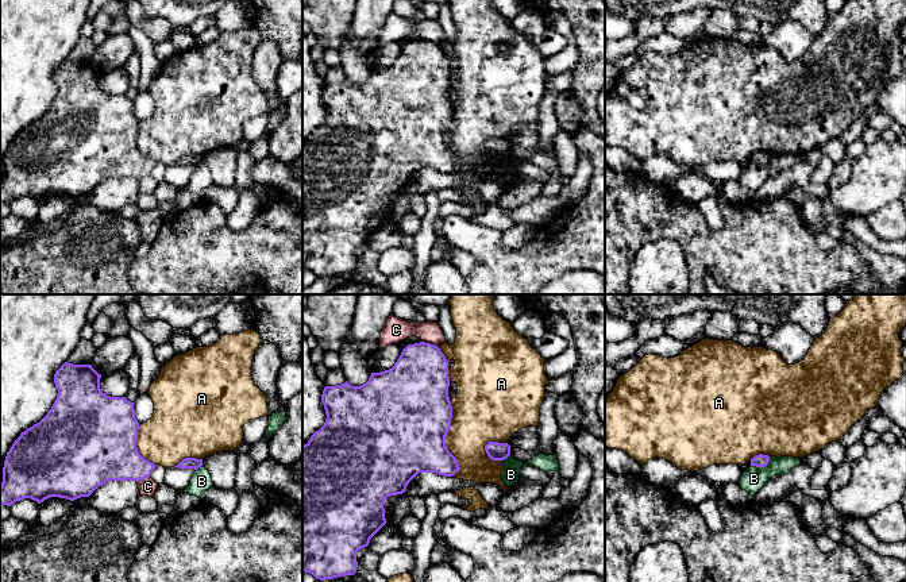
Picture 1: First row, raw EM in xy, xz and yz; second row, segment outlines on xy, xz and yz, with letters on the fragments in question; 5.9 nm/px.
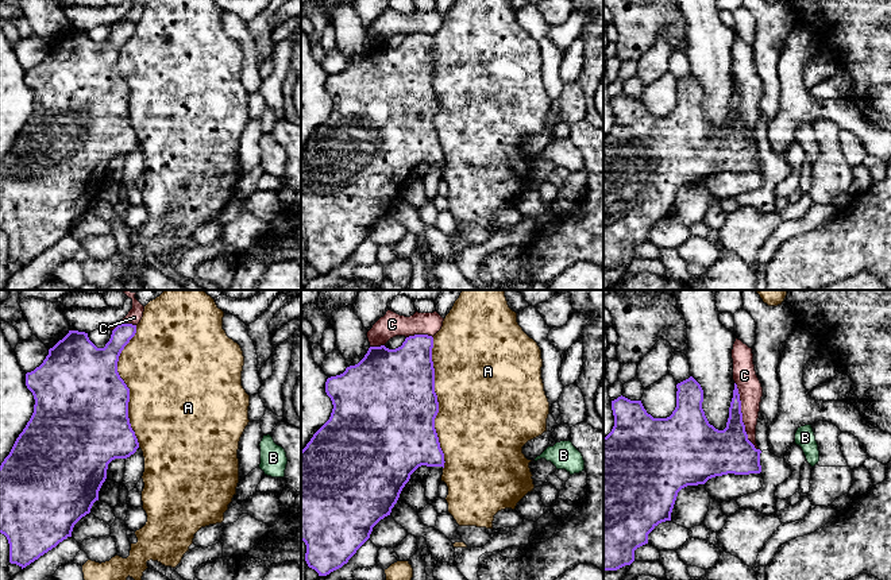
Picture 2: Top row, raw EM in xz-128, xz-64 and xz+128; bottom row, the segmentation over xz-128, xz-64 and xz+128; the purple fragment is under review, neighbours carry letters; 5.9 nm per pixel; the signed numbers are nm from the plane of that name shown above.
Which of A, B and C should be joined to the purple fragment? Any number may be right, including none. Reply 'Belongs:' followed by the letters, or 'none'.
Belongs: none

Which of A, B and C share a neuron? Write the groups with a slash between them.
A / B / C

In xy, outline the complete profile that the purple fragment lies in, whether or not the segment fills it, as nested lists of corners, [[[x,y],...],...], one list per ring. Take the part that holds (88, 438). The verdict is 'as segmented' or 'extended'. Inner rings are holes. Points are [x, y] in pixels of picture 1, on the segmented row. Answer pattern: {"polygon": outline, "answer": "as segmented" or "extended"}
{"polygon": [[[65,362],[54,374],[57,398],[47,415],[27,428],[7,452],[0,485],[0,505],[11,506],[16,501],[31,498],[38,504],[50,497],[74,501],[89,497],[99,486],[109,481],[142,481],[151,475],[155,465],[144,459],[136,447],[139,423],[134,402],[126,397],[111,397],[101,392],[99,374],[92,365]]], "answer": "as segmented"}

